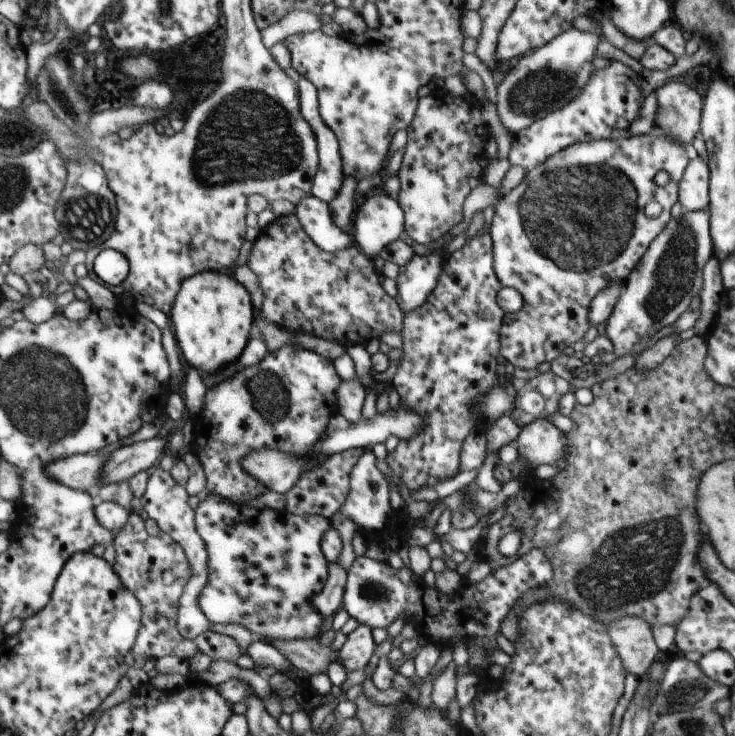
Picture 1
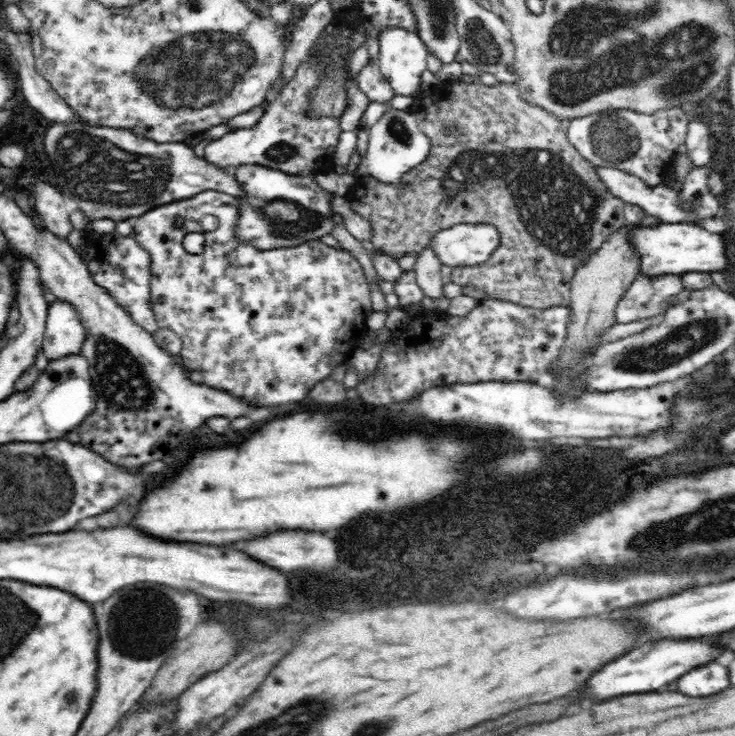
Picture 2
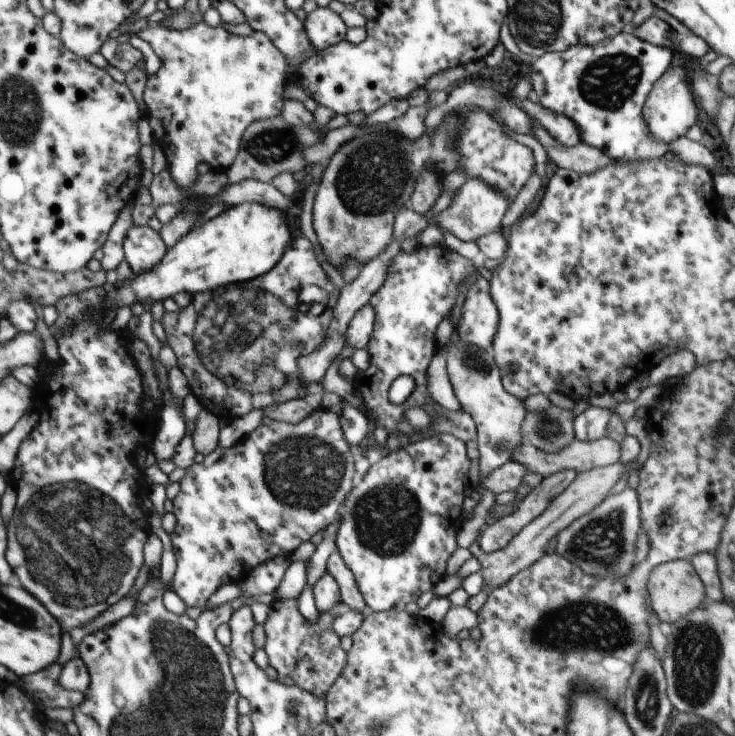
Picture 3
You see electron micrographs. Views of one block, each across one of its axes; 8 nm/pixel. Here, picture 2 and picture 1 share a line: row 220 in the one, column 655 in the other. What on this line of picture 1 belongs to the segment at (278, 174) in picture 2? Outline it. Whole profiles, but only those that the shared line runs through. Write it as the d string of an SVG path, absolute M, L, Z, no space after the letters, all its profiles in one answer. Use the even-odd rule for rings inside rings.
M706 210L683 213L680 219L672 219L660 232L642 262L628 276L620 299L601 328L612 342L616 358L645 352L654 334L674 324L682 313L688 311L692 299L699 296L704 287L704 268L715 255L710 215Z

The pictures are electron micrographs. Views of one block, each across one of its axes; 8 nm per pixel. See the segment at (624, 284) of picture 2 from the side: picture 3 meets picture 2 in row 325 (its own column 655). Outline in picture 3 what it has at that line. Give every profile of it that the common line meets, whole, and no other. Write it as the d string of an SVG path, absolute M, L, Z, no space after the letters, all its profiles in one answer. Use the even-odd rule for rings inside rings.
M678 559L667 563L662 563L654 568L648 580L647 589L651 596L652 608L655 609L656 616L661 622L676 622L682 616L690 614L694 608L698 608L704 600L703 579L699 576L698 570L687 559Z

